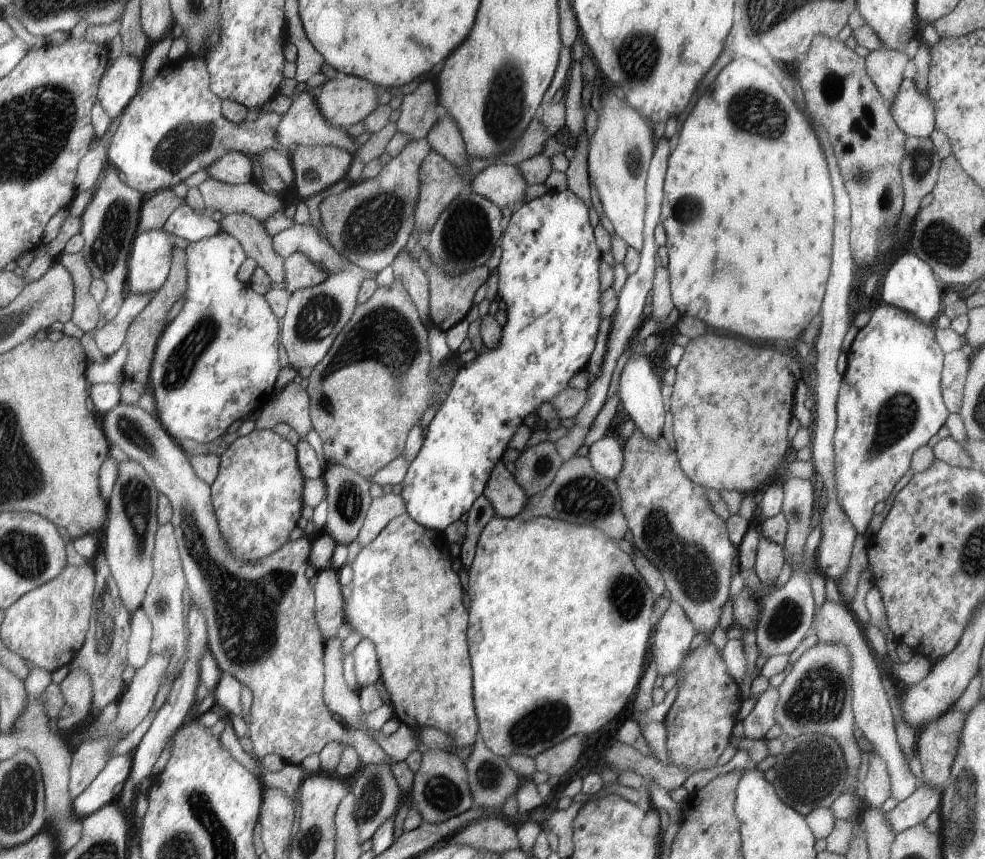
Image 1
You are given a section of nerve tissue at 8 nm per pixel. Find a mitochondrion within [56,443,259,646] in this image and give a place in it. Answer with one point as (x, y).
(135, 497)

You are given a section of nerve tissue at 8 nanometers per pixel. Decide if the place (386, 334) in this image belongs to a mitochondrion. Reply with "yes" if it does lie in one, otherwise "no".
yes

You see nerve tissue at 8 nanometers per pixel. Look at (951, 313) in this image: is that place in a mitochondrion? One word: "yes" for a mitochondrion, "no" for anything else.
no

